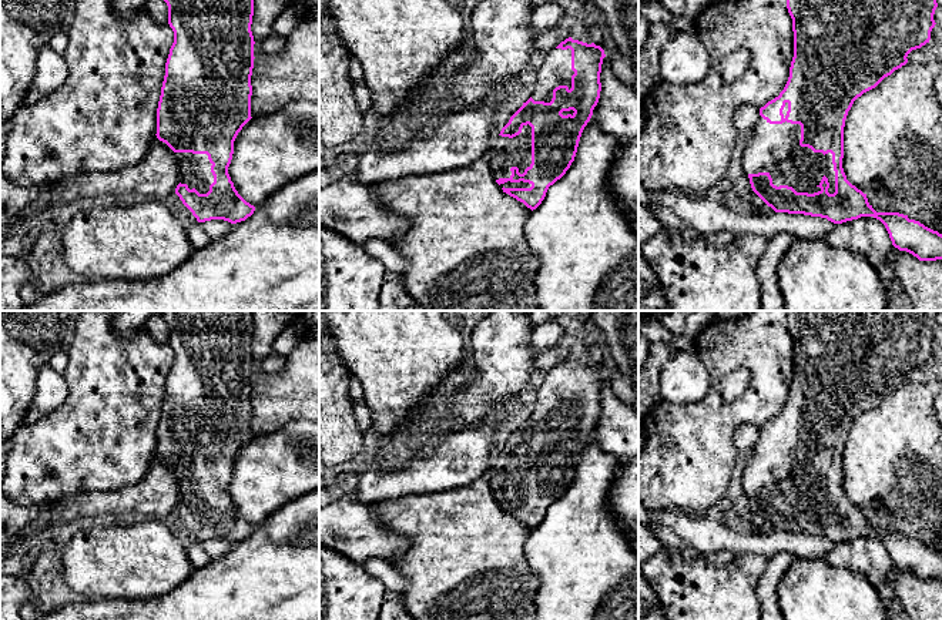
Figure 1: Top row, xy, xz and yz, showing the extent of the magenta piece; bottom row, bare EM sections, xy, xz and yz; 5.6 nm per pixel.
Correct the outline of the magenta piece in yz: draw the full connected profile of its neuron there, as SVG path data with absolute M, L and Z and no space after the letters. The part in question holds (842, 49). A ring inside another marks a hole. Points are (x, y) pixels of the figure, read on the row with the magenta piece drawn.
M787 0L792 19L794 57L790 77L778 97L760 108L760 117L745 140L741 167L752 191L775 212L827 218L834 224L874 217L879 219L899 251L919 261L942 259L942 234L899 212L876 212L866 194L852 185L844 172L844 127L854 101L875 88L885 77L908 63L908 54L931 40L936 0Z

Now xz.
M571 37L552 48L537 73L532 97L492 140L486 160L493 178L503 192L532 211L542 204L549 187L560 180L574 161L581 133L600 98L604 57L600 46Z

